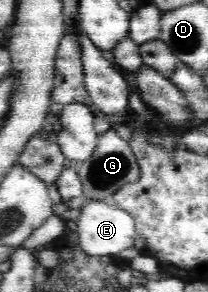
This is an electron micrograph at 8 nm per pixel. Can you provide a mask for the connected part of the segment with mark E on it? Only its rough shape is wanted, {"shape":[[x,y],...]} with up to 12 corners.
{"shape":[[88,199],[76,225],[89,256],[134,247],[134,217]]}

